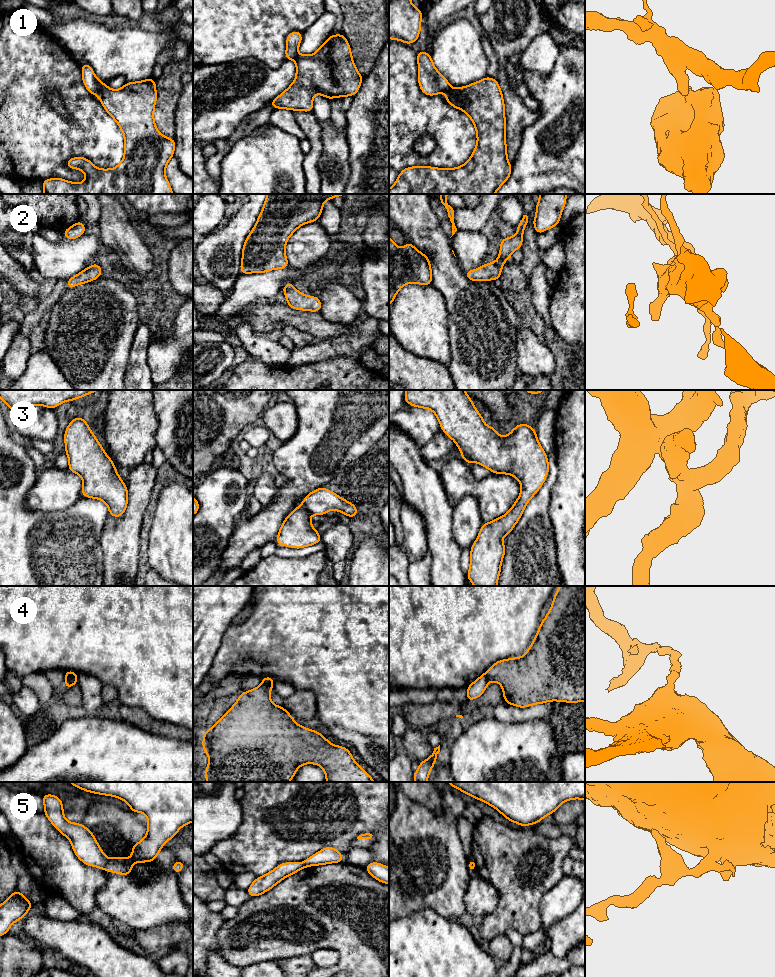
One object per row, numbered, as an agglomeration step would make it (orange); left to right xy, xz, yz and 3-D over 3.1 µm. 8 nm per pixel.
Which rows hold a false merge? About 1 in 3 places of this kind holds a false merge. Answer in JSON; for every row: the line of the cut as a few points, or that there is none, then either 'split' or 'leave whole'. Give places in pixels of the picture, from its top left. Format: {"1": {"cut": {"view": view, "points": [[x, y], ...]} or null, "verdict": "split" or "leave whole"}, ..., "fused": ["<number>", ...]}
{"1": {"cut": {"view": "xy", "points": [[105, 85], [98, 95]]}, "verdict": "split"}, "2": {"cut": null, "verdict": "leave whole"}, "3": {"cut": null, "verdict": "leave whole"}, "4": {"cut": {"view": "xy", "points": [[76, 674], [66, 677]]}, "verdict": "split"}, "5": {"cut": {"view": "xy", "points": [[107, 859], [104, 868]]}, "verdict": "split"}, "fused": ["1", "4", "5"]}

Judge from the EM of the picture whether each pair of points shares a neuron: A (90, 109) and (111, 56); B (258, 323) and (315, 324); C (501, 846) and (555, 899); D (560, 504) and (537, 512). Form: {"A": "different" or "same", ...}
{"A": "different", "B": "same", "C": "different", "D": "different"}

